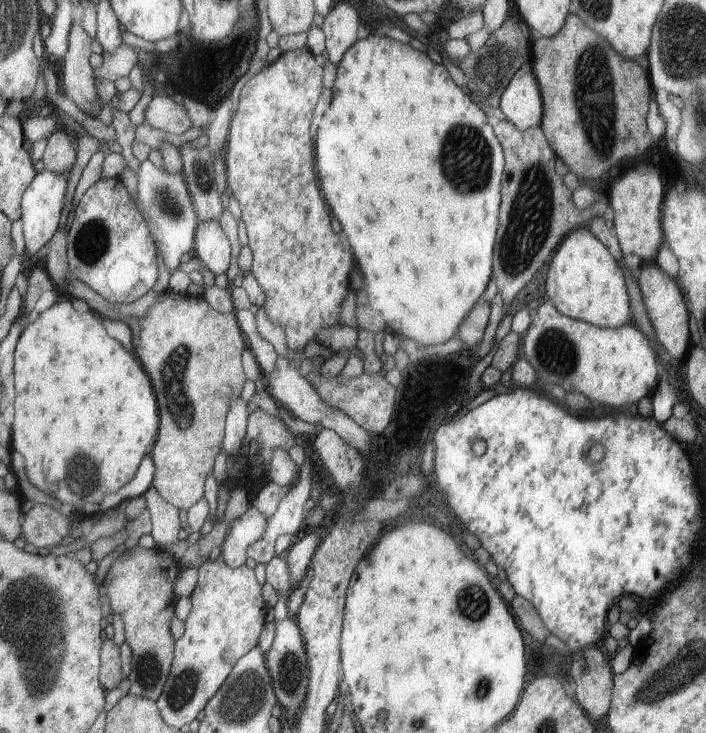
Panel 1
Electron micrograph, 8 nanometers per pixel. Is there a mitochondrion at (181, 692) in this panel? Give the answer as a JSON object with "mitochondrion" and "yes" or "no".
{"mitochondrion":"yes"}

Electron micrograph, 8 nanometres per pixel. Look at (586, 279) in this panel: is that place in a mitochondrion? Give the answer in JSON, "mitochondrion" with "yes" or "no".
{"mitochondrion":"no"}

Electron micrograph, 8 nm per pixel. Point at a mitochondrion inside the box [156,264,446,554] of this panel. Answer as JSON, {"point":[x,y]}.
{"point":[175,366]}

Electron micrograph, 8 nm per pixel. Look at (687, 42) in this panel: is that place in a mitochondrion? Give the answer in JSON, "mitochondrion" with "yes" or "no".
{"mitochondrion":"yes"}

